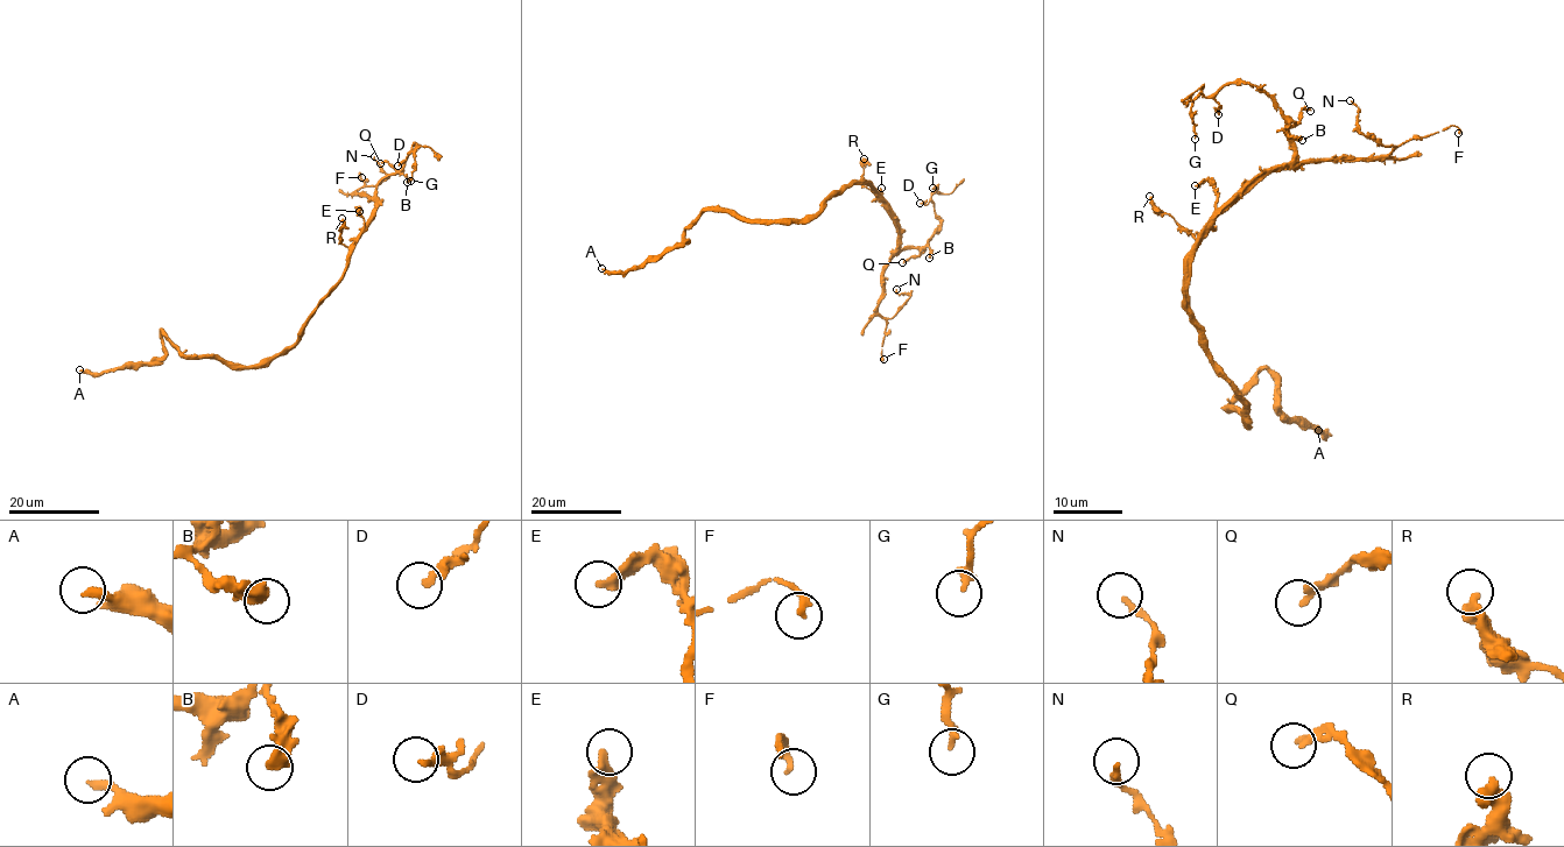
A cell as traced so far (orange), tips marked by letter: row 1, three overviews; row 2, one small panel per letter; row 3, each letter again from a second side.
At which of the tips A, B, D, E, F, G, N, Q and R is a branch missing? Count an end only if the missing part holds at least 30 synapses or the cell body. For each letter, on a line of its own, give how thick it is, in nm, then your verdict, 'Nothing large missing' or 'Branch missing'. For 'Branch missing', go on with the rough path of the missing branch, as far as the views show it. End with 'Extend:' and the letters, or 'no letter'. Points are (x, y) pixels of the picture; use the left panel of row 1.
A: Thickness 280 nm. Nothing large missing
B: Thickness 440 nm. Nothing large missing
D: Thickness 300 nm. Nothing large missing
E: Thickness 320 nm. Nothing large missing
F: Thickness 240 nm. Nothing large missing
G: Thickness 240 nm. Nothing large missing
N: Thickness 180 nm. Nothing large missing
Q: Thickness 240 nm. Nothing large missing
R: Thickness 480 nm. Nothing large missing
Extend: no letter

